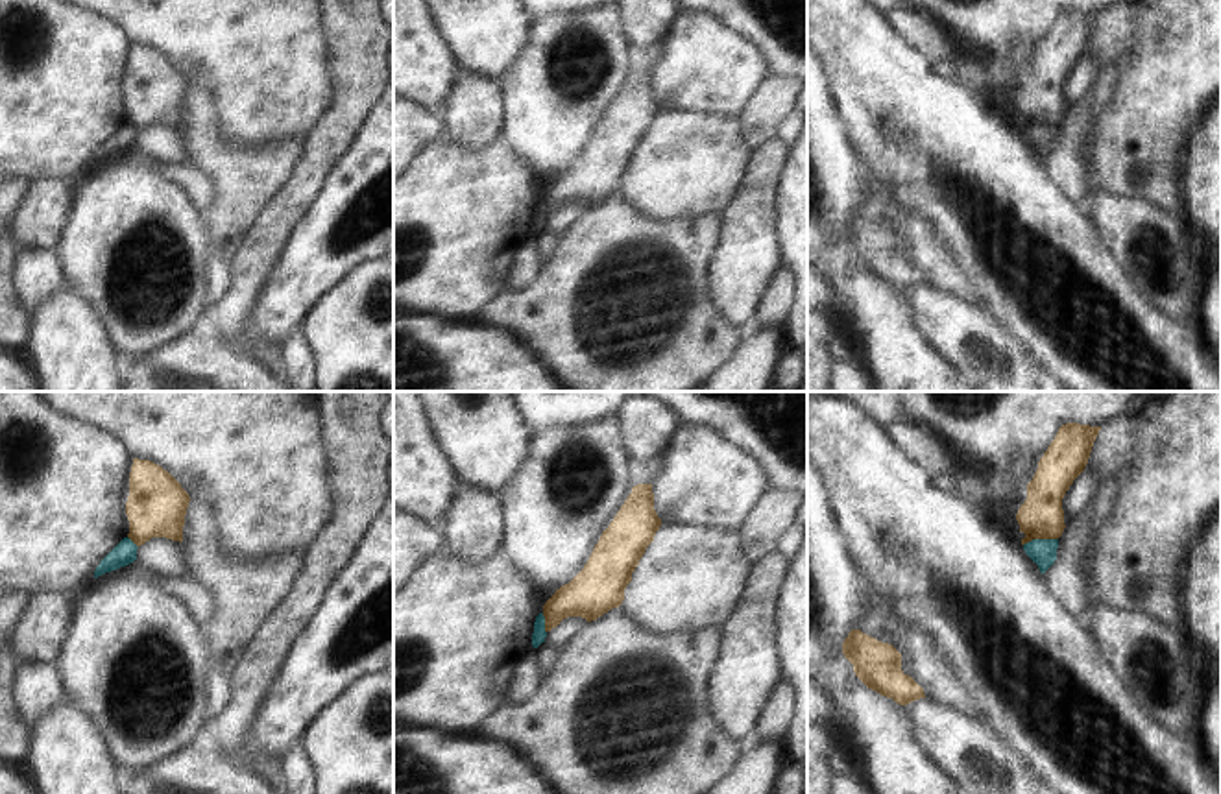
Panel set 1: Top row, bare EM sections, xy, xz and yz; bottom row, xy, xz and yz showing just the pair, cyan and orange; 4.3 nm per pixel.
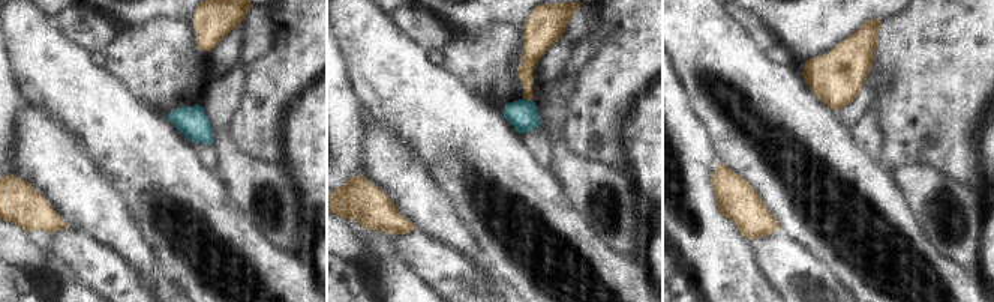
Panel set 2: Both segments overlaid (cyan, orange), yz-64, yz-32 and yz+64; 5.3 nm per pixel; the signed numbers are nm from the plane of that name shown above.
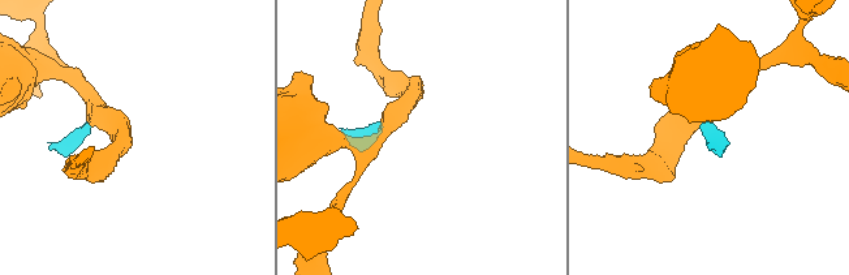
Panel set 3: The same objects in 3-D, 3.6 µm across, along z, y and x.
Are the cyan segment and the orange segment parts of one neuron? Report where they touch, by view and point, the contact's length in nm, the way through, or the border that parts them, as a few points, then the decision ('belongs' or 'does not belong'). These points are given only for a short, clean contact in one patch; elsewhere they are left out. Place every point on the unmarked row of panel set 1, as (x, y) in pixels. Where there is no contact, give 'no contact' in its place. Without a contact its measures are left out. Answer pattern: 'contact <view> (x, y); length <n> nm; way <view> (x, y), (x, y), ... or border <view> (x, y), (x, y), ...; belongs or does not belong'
contact yz (1040, 126); length 160 nm; border yz (1057, 124), (1033, 124), (1024, 132); does not belong

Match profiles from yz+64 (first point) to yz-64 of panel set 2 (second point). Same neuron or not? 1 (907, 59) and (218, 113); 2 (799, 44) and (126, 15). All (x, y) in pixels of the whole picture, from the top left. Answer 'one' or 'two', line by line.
1: two
2: one

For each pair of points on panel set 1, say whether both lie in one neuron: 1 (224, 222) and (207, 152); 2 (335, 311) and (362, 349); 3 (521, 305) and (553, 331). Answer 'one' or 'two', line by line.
1: one
2: one
3: one

